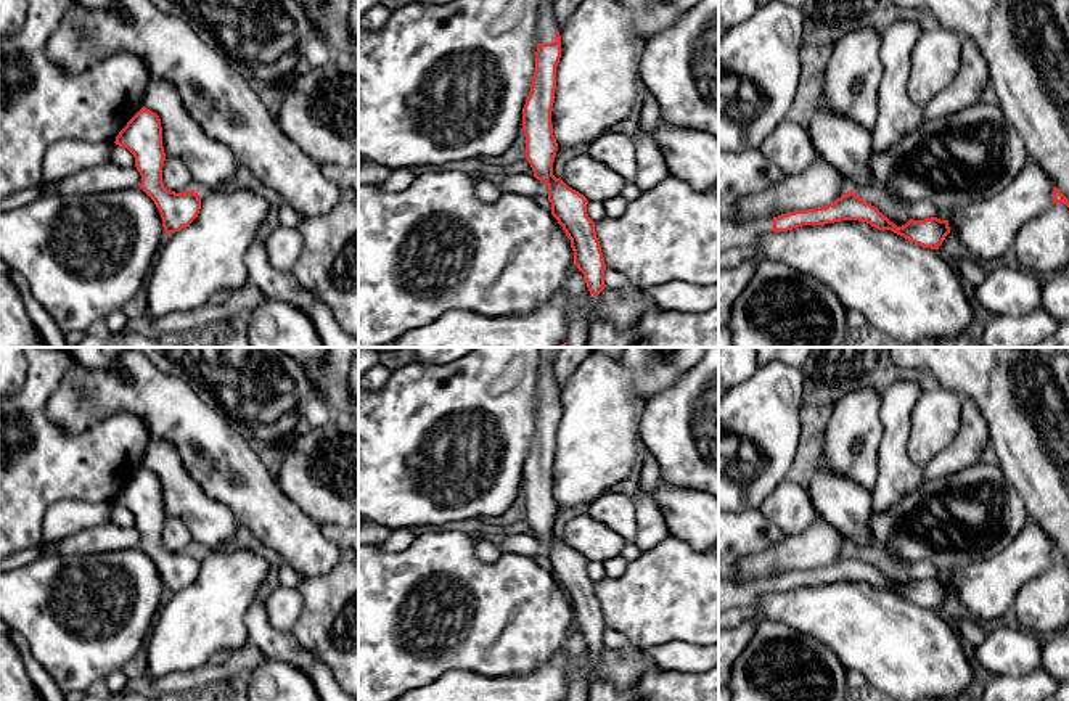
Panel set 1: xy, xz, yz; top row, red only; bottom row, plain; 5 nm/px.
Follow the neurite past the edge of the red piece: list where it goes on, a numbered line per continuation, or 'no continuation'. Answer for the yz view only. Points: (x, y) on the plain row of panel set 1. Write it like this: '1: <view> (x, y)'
1: yz (730, 595)

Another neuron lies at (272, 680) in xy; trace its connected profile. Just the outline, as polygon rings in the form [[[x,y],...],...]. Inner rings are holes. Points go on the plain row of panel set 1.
[[[262,661],[249,674],[248,701],[322,701],[307,674],[283,661]]]

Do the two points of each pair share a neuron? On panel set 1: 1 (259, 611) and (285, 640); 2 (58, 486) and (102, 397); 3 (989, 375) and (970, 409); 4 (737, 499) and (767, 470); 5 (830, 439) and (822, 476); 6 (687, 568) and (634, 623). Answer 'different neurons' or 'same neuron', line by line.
1: same neuron
2: different neurons
3: different neurons
4: same neuron
5: different neurons
6: same neuron

